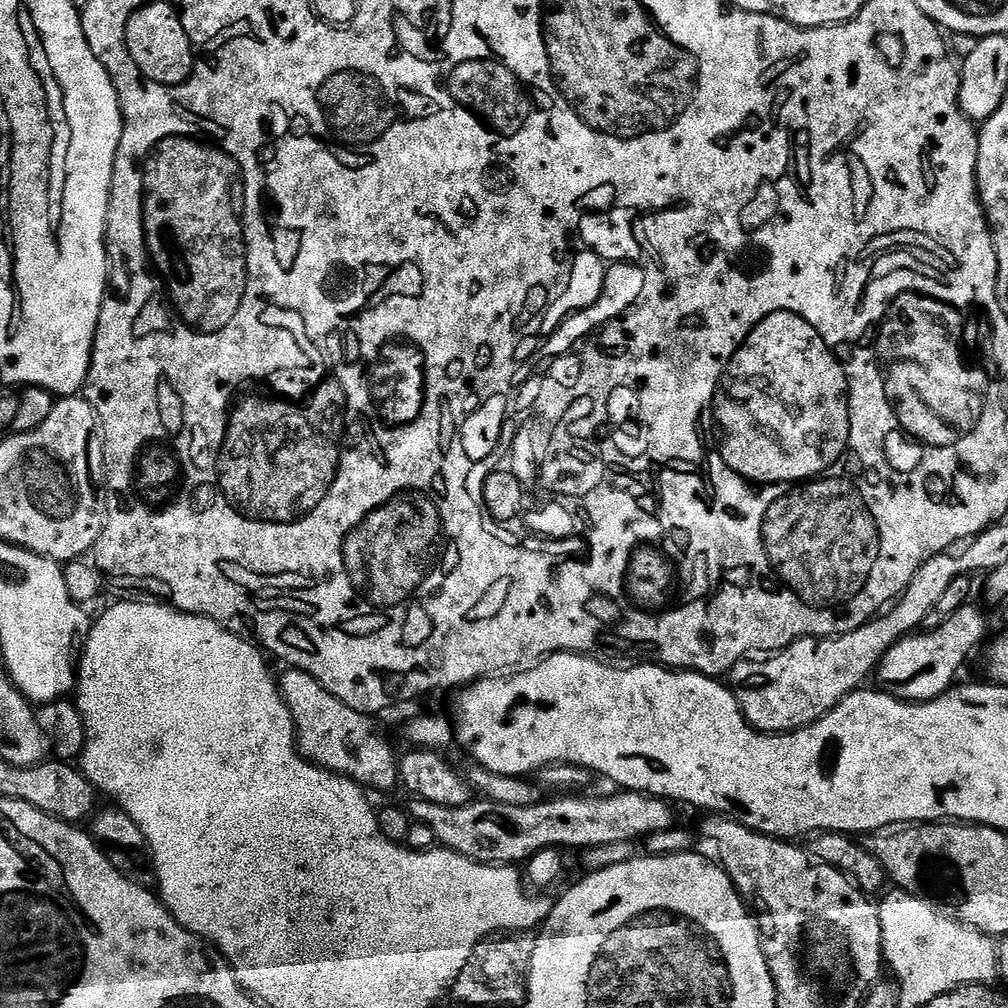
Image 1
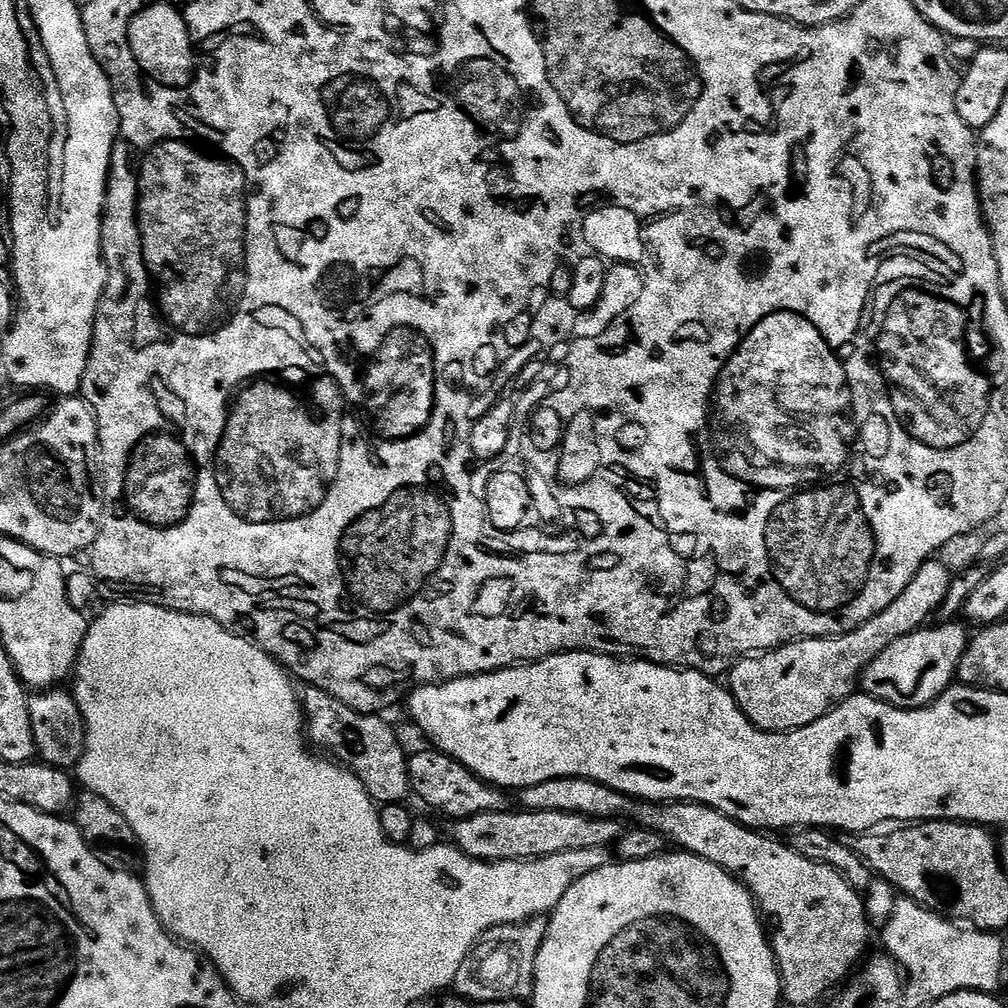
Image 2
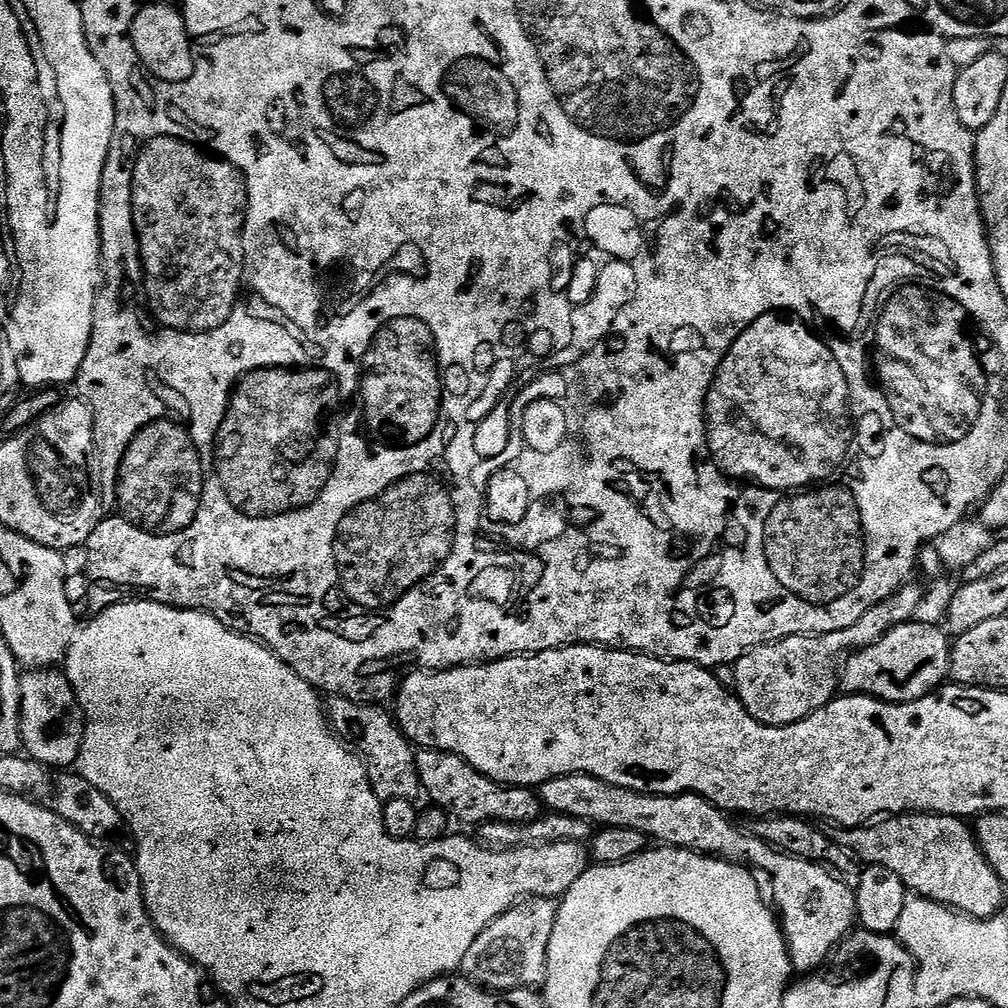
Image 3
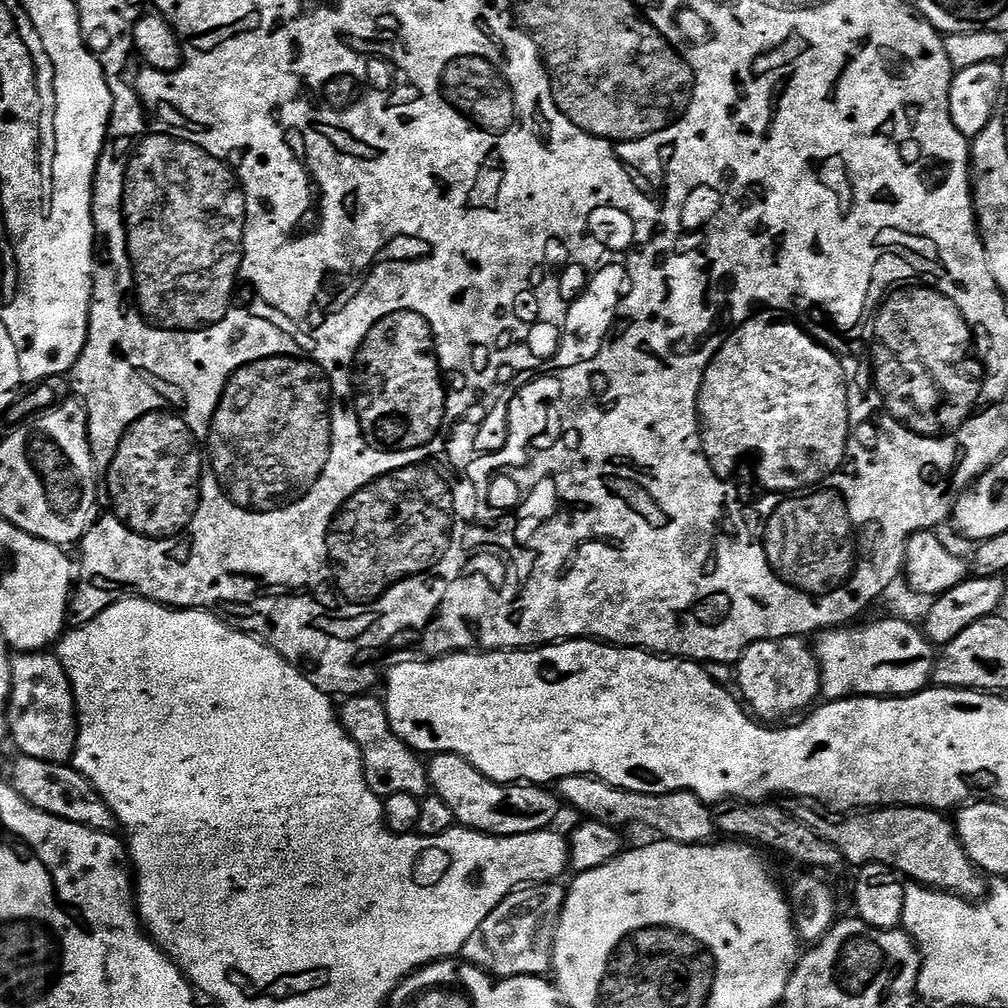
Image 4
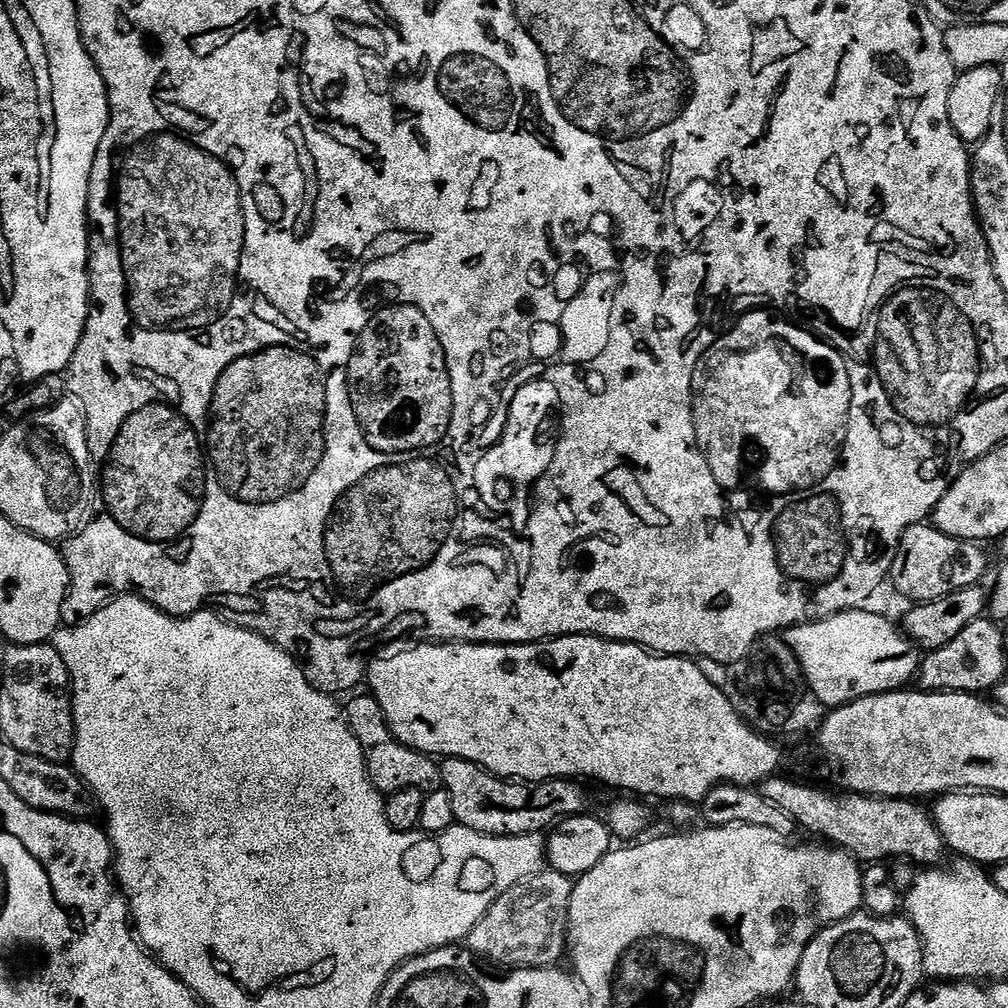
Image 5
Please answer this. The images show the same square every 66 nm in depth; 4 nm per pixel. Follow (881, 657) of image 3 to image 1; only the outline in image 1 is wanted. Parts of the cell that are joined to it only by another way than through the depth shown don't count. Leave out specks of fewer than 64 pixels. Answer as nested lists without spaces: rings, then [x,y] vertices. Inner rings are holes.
[[[973,606],[959,608],[948,620],[943,620],[937,628],[921,631],[904,637],[886,653],[874,673],[879,691],[888,693],[898,700],[923,702],[944,695],[957,683],[956,675],[964,664],[964,659],[985,643],[988,620]]]

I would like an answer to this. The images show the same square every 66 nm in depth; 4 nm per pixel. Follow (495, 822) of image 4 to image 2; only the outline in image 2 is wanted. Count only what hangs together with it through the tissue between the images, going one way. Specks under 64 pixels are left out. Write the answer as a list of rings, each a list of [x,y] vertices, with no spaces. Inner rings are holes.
[[[439,750],[412,752],[408,757],[408,773],[415,799],[437,808],[444,816],[452,816],[453,821],[465,820],[467,816],[482,812],[503,812],[509,807],[507,791],[501,790],[475,776],[453,756]]]

